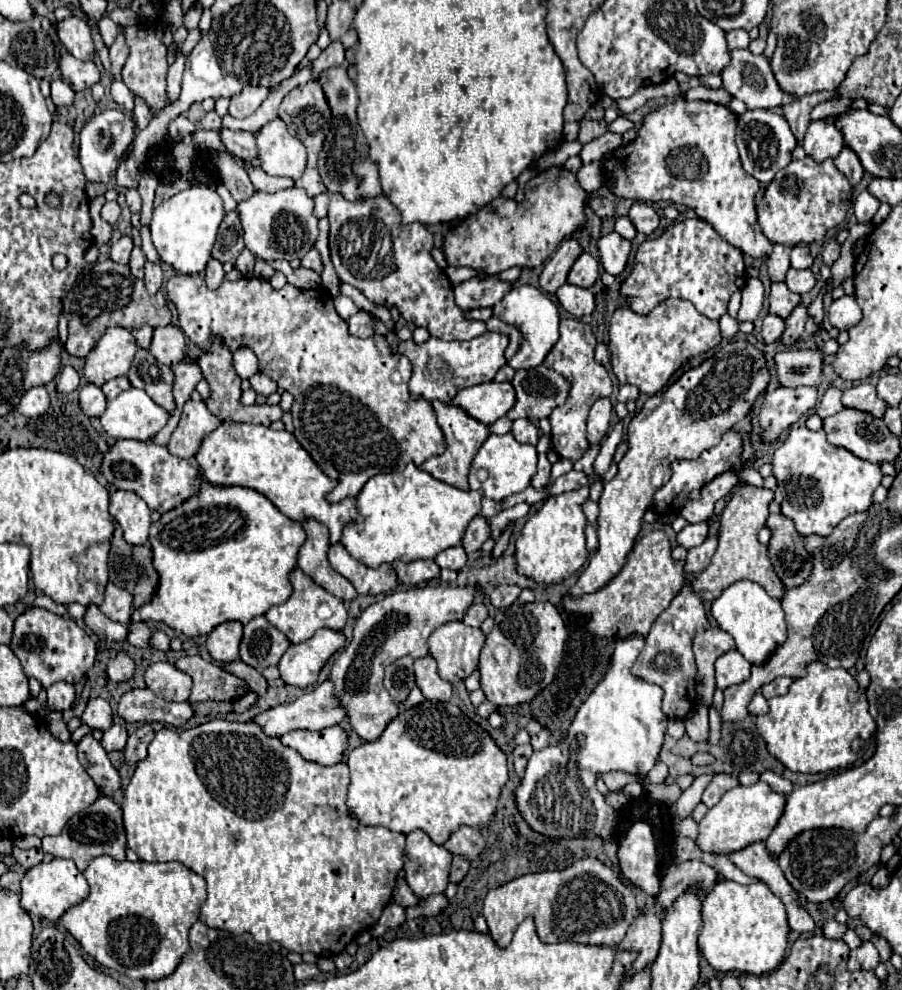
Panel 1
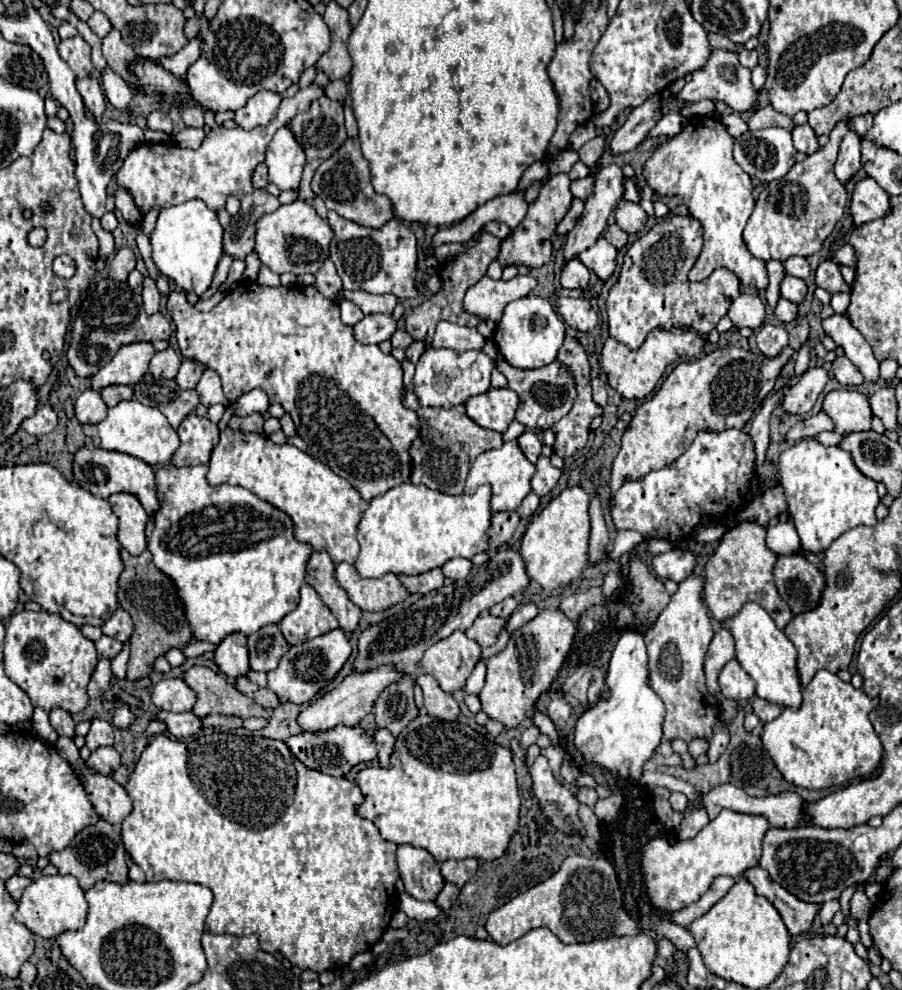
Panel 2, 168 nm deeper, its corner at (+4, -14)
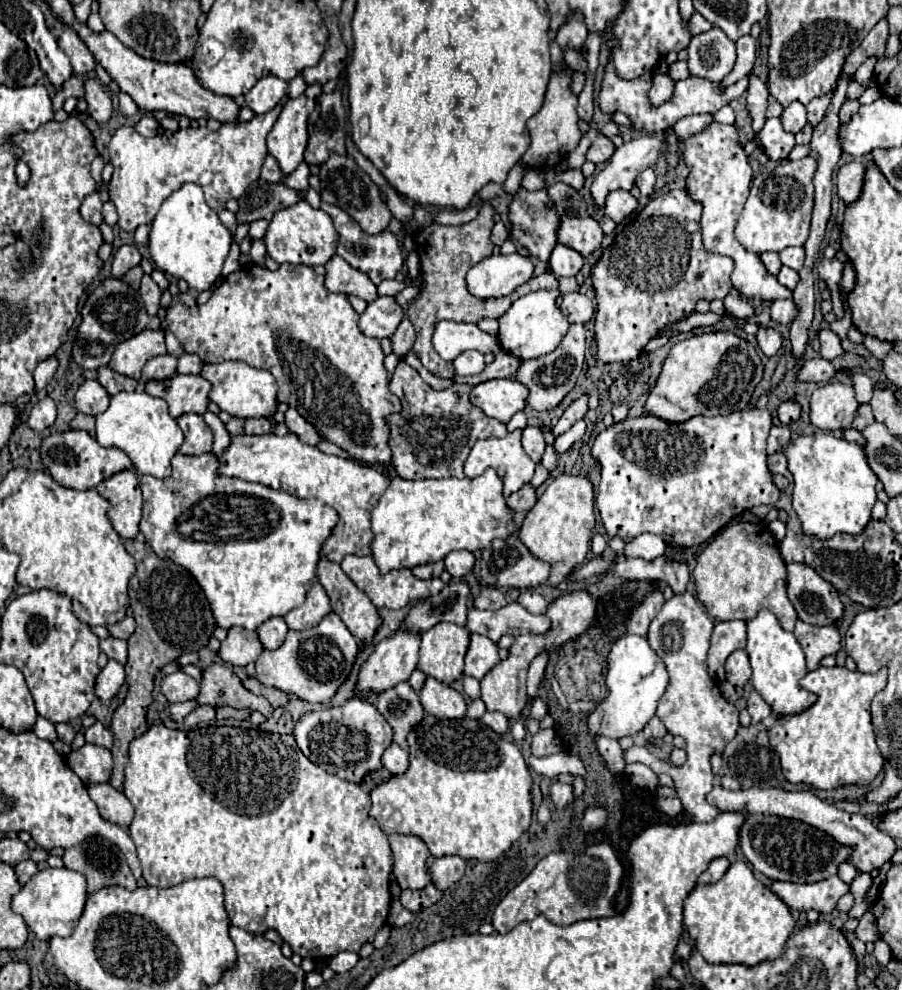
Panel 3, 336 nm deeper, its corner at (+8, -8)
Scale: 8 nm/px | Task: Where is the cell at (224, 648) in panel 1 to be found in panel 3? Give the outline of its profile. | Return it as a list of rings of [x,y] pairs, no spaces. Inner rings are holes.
[[[232,626],[218,650],[218,656],[232,666],[246,666],[250,662],[256,662],[262,650],[264,648],[256,632],[250,632],[242,626]]]

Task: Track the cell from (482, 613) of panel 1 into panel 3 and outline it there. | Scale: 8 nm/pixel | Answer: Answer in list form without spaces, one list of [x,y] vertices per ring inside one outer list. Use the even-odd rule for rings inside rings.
[[[512,602],[500,610],[478,610],[470,608],[466,618],[466,628],[472,634],[480,634],[498,642],[502,634],[544,634],[550,628],[548,616],[534,616],[526,612],[518,602]]]

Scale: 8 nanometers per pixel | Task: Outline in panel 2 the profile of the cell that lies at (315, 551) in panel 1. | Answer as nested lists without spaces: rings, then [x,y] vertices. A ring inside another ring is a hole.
[[[314,552],[308,562],[306,582],[316,588],[316,592],[324,600],[324,604],[338,618],[340,628],[354,632],[358,628],[362,610],[348,598],[346,590],[342,586],[338,586],[336,578],[334,578],[334,570],[336,570],[336,566],[326,552]]]

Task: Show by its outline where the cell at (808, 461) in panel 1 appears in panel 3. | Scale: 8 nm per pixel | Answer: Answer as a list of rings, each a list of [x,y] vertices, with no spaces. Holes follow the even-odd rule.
[[[814,432],[792,440],[784,454],[788,458],[788,470],[794,476],[792,506],[802,522],[804,534],[816,538],[832,538],[838,532],[860,534],[870,520],[878,482],[866,462],[862,446],[828,432]]]

